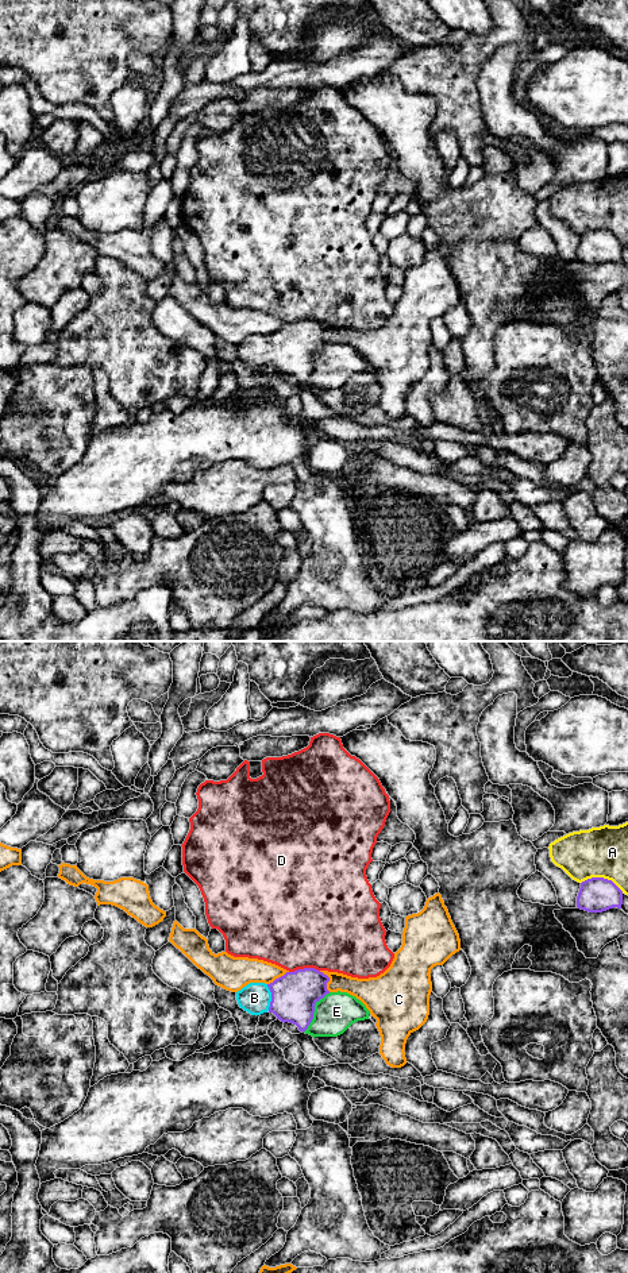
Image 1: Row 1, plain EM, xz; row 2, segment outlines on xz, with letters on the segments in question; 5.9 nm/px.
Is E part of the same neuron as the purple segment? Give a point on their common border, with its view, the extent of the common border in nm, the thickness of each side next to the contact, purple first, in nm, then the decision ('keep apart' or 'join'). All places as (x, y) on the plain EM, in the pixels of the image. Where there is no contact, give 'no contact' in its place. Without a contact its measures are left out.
xz (314, 363) | 280 nm | 280/240 nm | keep apart

